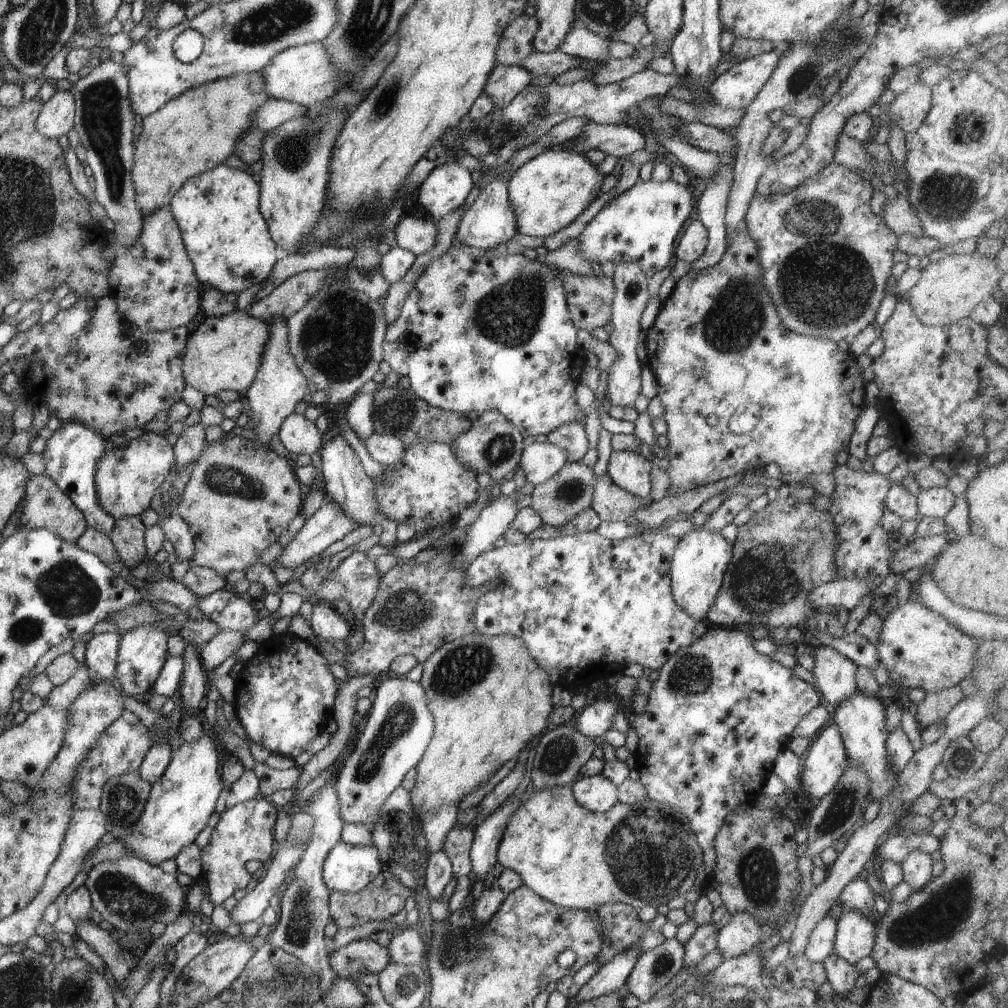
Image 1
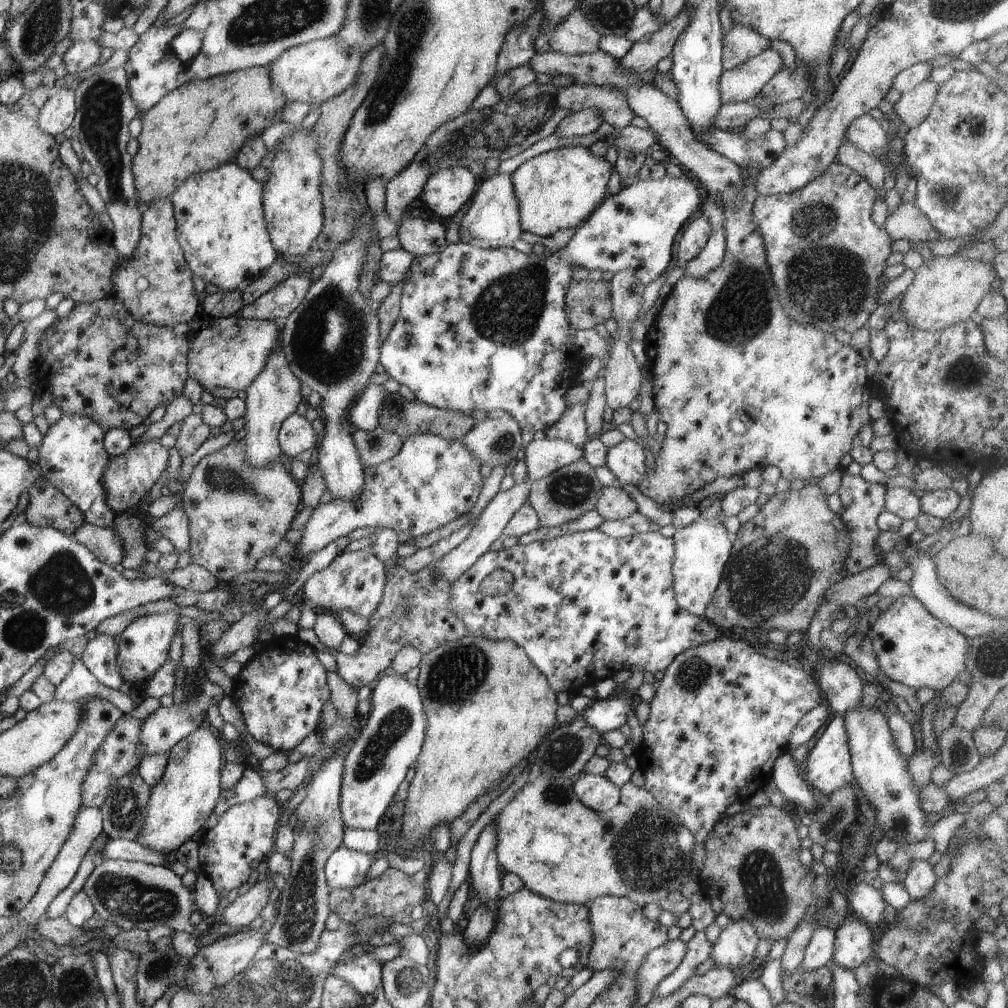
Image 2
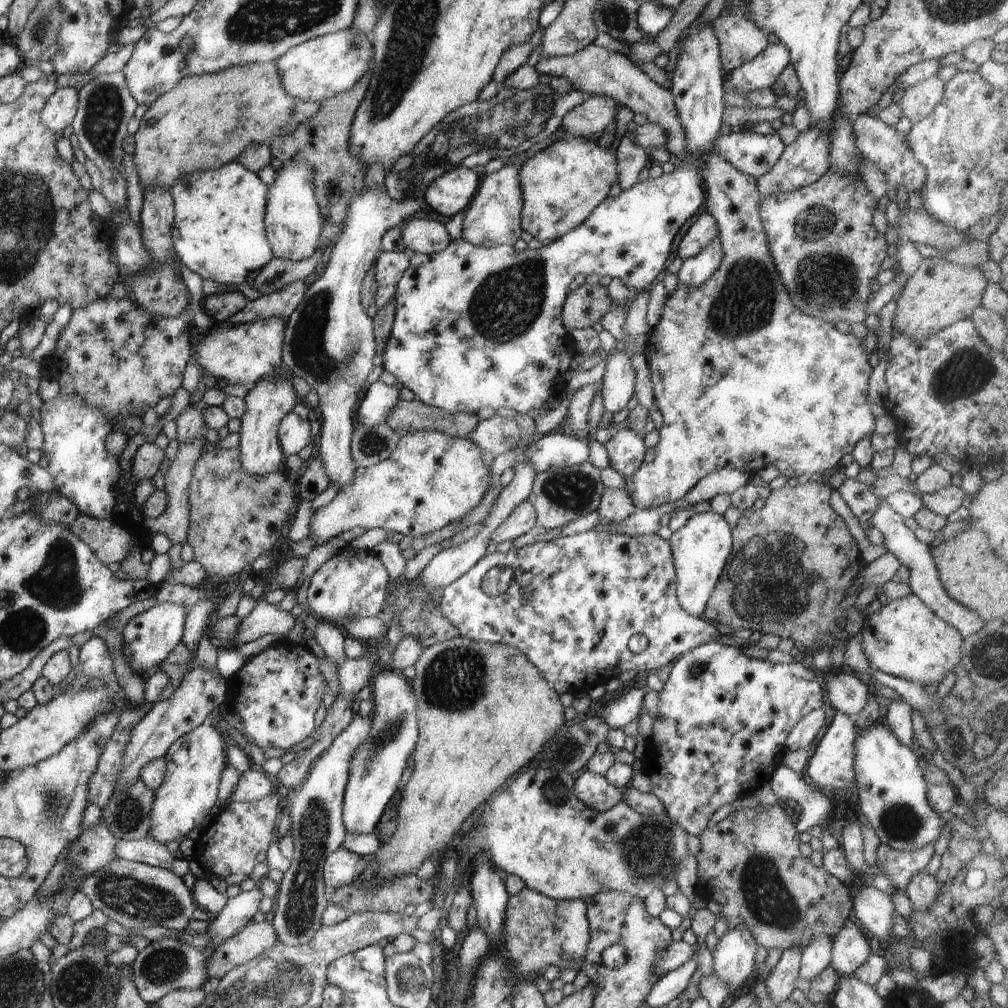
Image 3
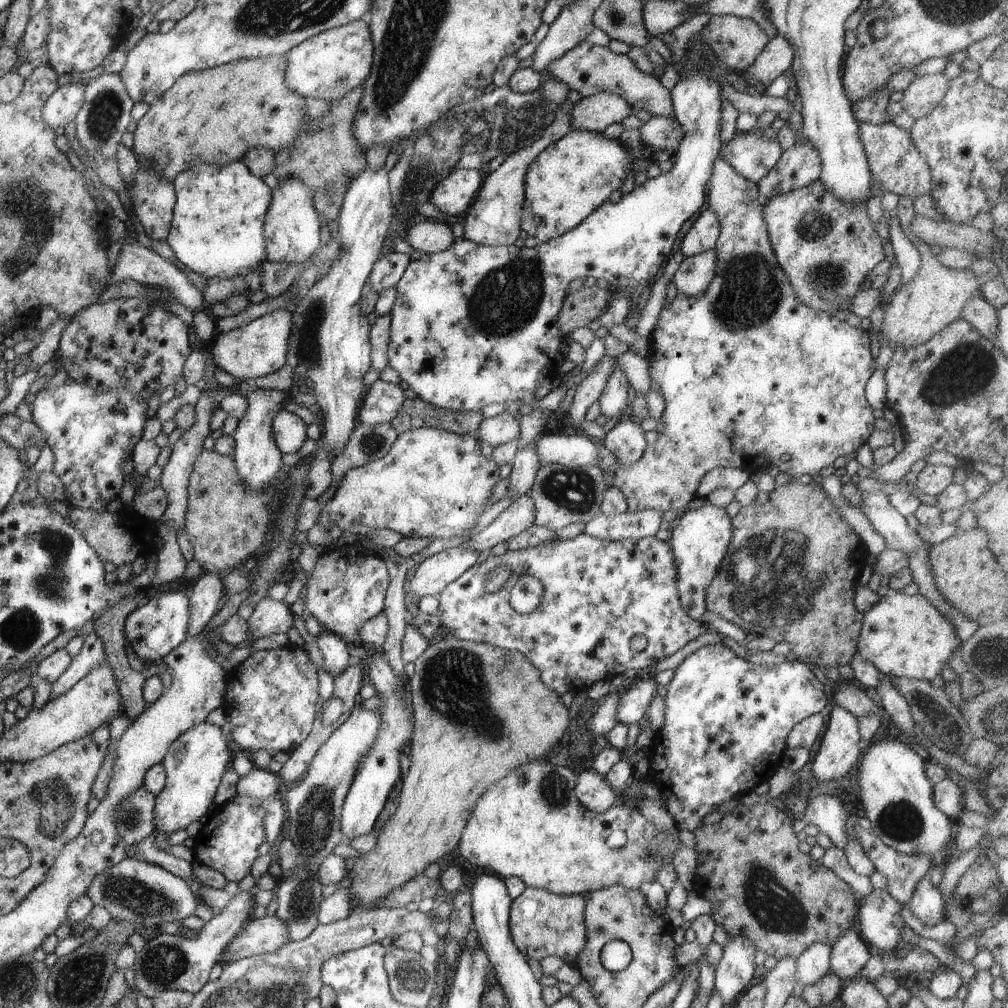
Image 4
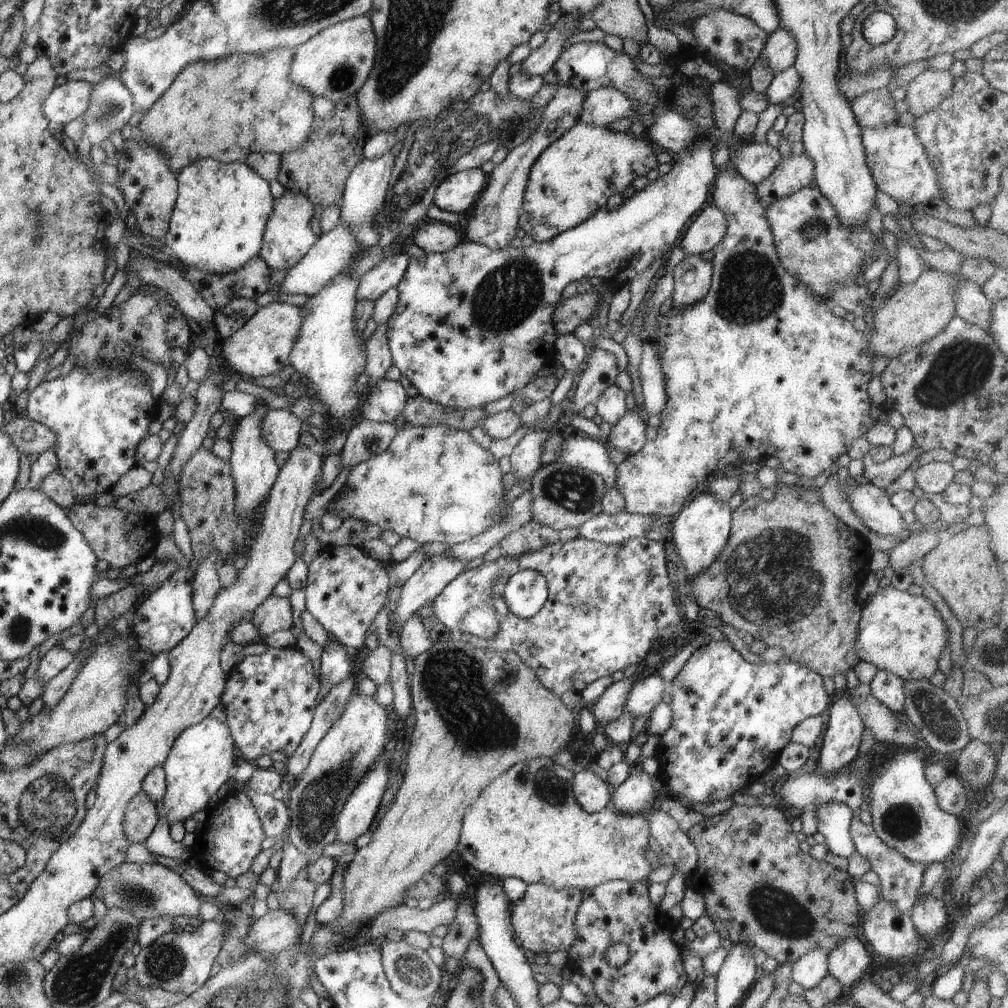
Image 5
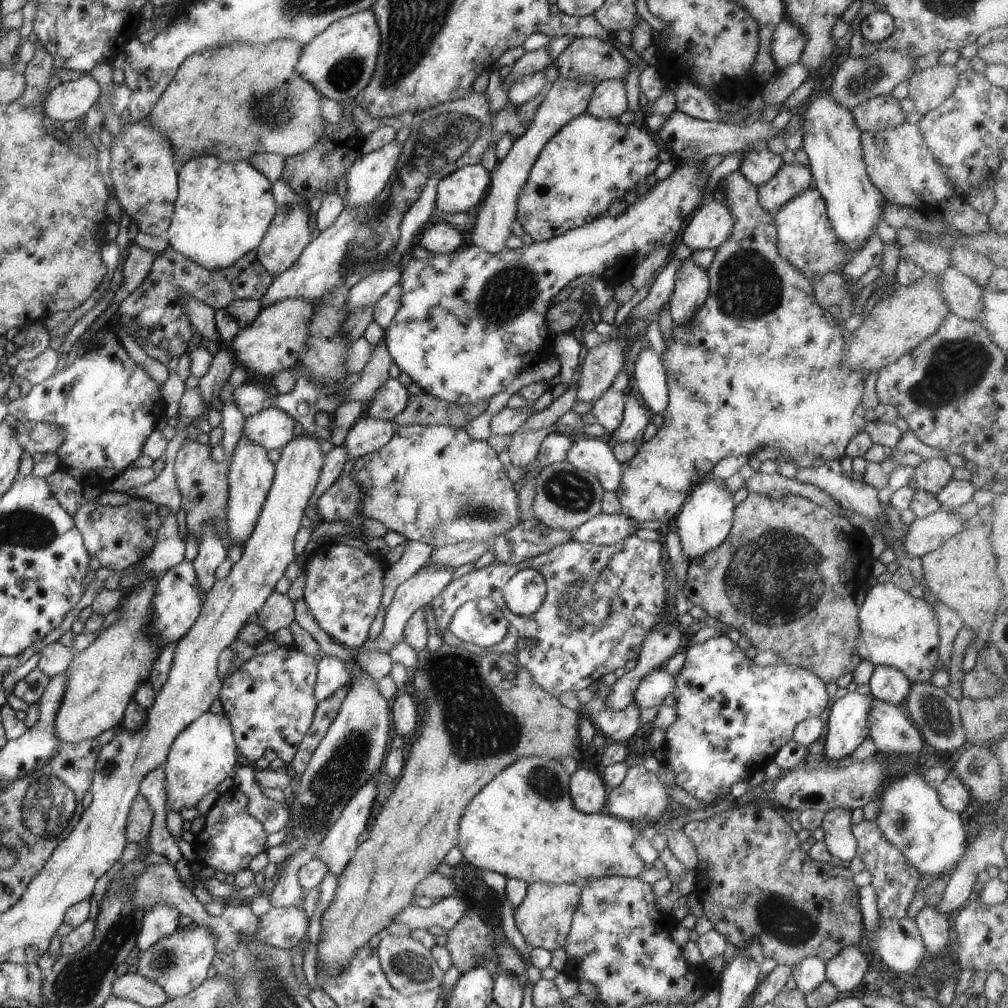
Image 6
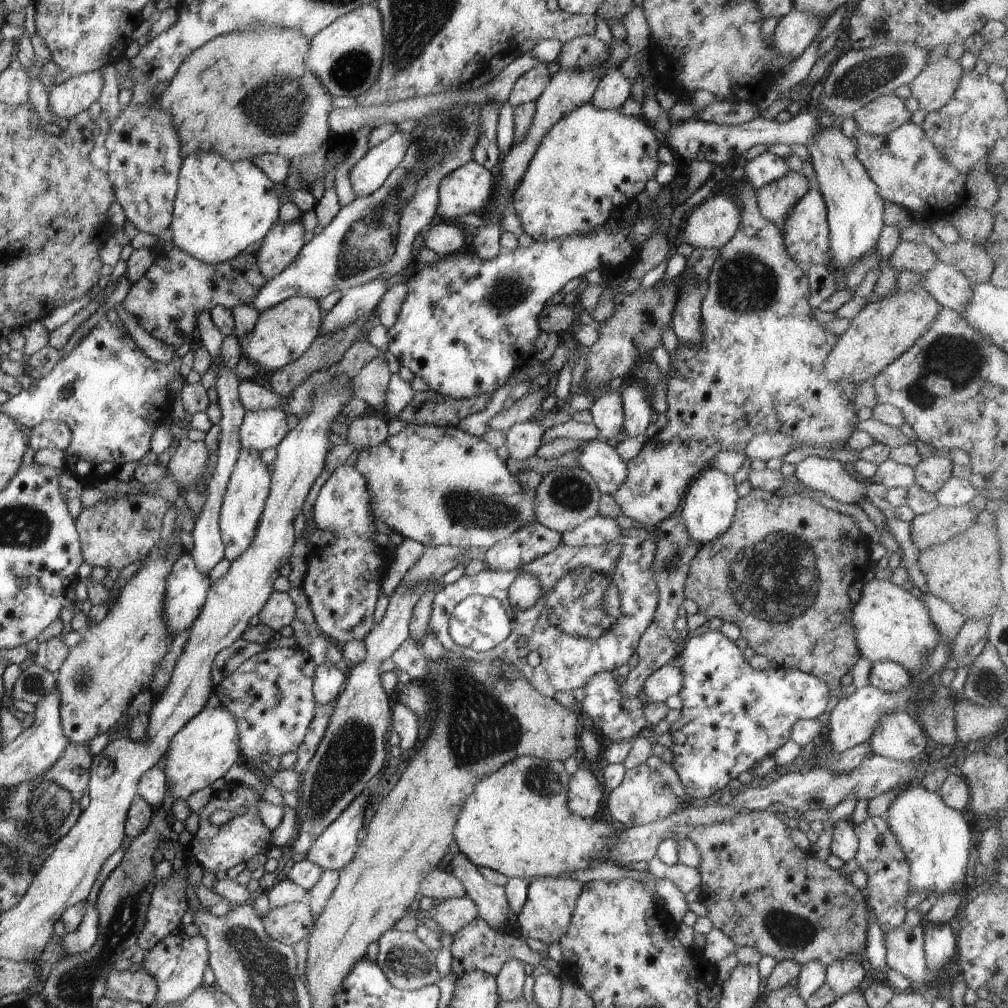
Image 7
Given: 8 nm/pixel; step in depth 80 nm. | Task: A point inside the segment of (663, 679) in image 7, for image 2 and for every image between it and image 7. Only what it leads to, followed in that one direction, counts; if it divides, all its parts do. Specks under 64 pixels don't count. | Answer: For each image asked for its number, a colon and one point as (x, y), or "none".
2: (603, 715)
3: (619, 712)
4: (632, 706)
5: (644, 695)
6: (656, 685)

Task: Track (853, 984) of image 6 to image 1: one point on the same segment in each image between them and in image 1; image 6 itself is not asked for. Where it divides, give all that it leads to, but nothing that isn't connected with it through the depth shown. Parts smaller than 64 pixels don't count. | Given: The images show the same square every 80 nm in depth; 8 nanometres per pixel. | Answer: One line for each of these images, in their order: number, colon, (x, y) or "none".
1: (855, 936)
2: (854, 940)
3: (851, 949)
4: (849, 954)
5: (850, 961)

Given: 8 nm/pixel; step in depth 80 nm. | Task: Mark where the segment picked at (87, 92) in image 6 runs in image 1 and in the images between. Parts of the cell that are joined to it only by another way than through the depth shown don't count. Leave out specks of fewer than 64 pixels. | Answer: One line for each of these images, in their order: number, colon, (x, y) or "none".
1: (56, 118)
2: (57, 114)
3: (59, 112)
4: (62, 107)
5: (68, 101)

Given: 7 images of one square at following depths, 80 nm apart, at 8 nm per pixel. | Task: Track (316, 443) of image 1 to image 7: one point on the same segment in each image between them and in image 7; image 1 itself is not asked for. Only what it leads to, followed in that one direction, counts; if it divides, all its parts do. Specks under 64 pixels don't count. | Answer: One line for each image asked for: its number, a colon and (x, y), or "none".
2: (296, 434)
3: (294, 432)
4: (289, 430)
5: (281, 429)
6: (272, 428)
7: (260, 430)

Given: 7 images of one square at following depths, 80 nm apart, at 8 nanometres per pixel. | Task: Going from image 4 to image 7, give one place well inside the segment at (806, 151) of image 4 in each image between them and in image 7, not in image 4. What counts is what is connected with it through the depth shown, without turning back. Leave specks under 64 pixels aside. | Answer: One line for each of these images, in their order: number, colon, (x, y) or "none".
5: (795, 171)
6: (792, 179)
7: (776, 199)

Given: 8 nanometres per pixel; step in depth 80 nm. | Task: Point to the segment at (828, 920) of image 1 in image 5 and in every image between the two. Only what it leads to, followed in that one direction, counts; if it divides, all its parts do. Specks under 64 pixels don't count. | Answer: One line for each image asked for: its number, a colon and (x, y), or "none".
2: (819, 952)
3: (816, 956)
4: (815, 961)
5: (809, 969)

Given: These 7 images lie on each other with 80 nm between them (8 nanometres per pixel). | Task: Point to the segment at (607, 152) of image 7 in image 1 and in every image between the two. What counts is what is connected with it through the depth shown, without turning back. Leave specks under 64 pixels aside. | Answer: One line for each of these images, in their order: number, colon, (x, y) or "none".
1: (549, 192)
2: (558, 189)
3: (561, 186)
4: (568, 180)
5: (574, 177)
6: (589, 162)

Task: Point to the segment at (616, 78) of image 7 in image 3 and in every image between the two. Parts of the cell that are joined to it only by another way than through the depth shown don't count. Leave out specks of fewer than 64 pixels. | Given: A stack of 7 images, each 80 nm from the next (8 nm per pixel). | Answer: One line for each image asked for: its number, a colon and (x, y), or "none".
3: (593, 115)
4: (594, 113)
5: (606, 104)
6: (609, 98)

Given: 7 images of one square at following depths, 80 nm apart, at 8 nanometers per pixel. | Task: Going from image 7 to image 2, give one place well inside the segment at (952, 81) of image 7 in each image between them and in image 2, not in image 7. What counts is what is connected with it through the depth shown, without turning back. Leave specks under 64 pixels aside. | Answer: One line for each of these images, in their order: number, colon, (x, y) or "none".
2: (913, 106)
3: (919, 101)
4: (923, 94)
5: (926, 90)
6: (928, 88)

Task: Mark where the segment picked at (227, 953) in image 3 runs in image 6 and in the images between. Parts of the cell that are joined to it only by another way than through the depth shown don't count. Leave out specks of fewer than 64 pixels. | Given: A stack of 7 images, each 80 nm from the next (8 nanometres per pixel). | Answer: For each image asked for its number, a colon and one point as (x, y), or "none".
4: (264, 935)
5: (276, 931)
6: (283, 928)

